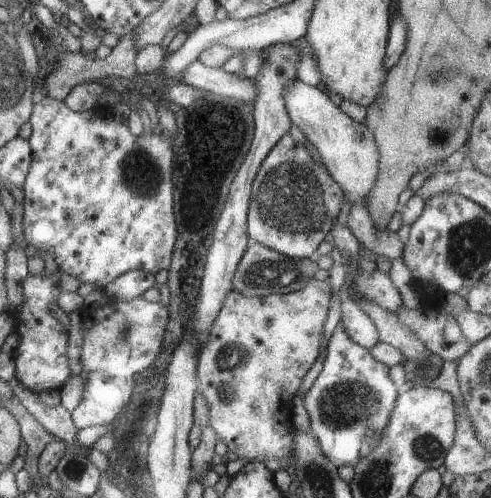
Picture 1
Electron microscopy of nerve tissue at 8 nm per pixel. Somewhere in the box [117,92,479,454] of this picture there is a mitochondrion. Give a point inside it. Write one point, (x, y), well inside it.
(290, 200)

